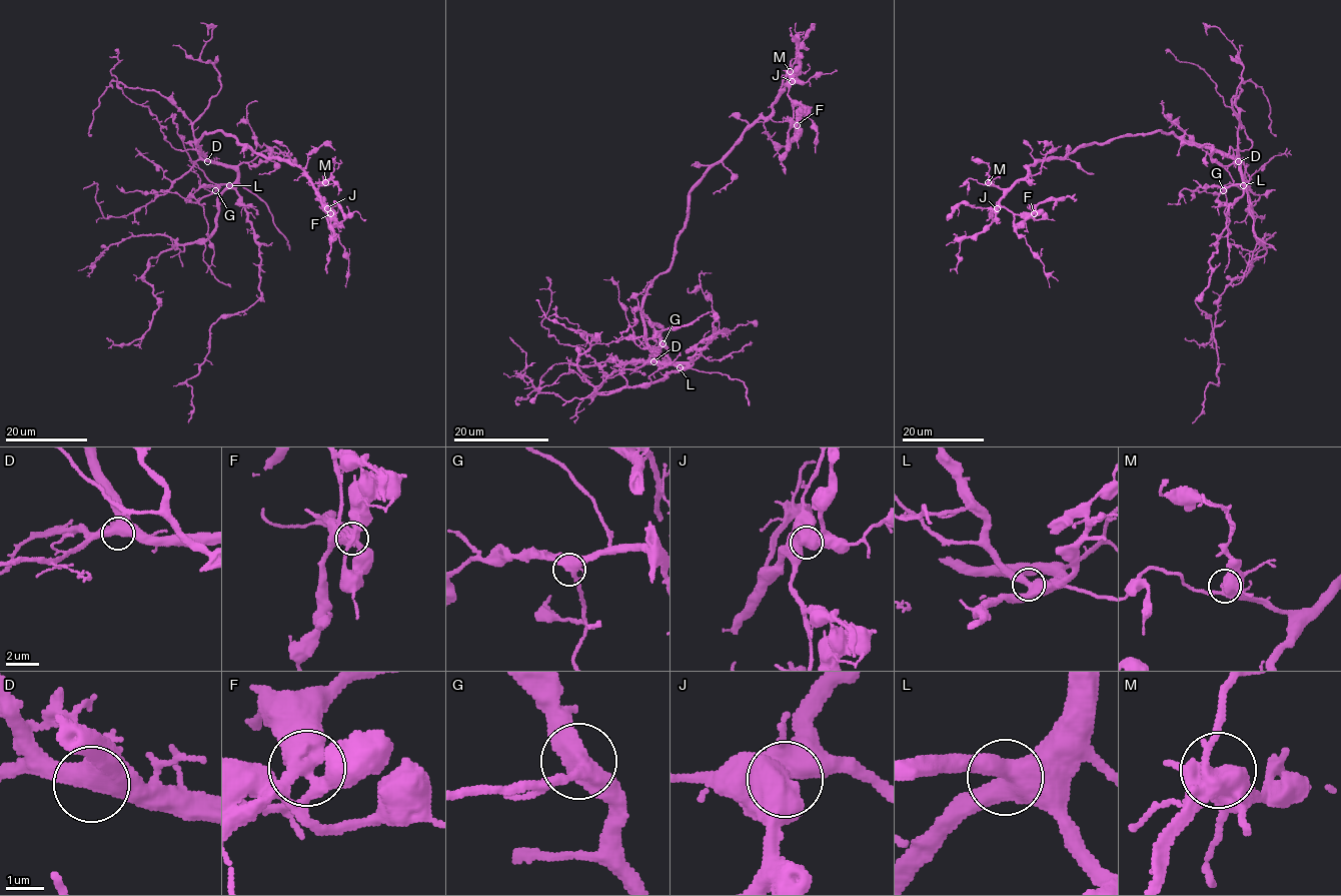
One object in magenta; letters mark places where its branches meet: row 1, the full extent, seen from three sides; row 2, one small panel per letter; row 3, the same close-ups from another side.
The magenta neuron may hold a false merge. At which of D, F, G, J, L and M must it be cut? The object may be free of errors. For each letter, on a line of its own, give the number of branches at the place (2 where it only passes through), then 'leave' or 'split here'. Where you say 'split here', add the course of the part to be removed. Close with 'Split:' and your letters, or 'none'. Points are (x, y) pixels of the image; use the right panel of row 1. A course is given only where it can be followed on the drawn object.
D: 4 branches meet; leave
F: 4 branches meet; split here; foreign part runs (1035, 213), (1040, 203), (1065, 197), (1077, 200)
G: 3 branches meet; leave
J: 4 branches meet; leave
L: 3 branches meet; leave
M: 4 branches meet; leave
Split: F

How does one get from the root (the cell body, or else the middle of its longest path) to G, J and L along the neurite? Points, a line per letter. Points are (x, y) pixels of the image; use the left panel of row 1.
G: (201, 151), (214, 163), (229, 165), (237, 172), (234, 183), (221, 184), (215, 190)
J: (201, 151), (197, 144), (201, 138), (206, 133), (220, 130), (265, 157), (278, 157), (296, 164), (327, 208)
L: (201, 151), (214, 163), (229, 165), (237, 172), (237, 179), (229, 185)

